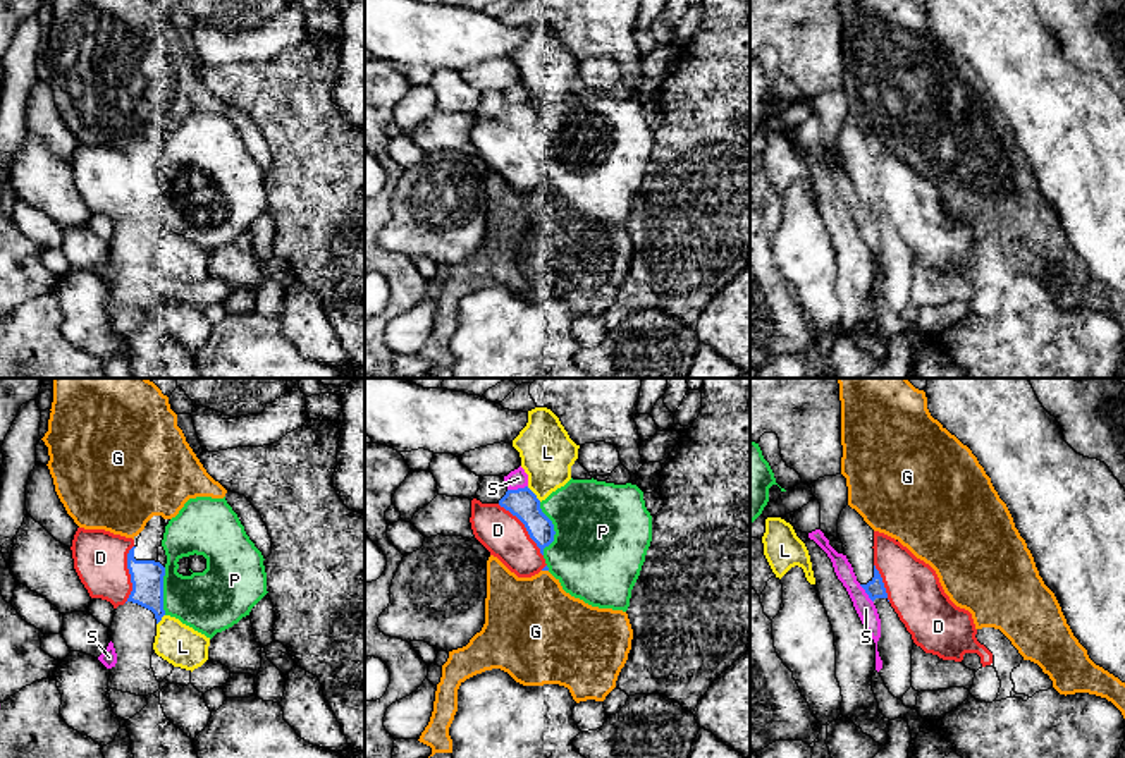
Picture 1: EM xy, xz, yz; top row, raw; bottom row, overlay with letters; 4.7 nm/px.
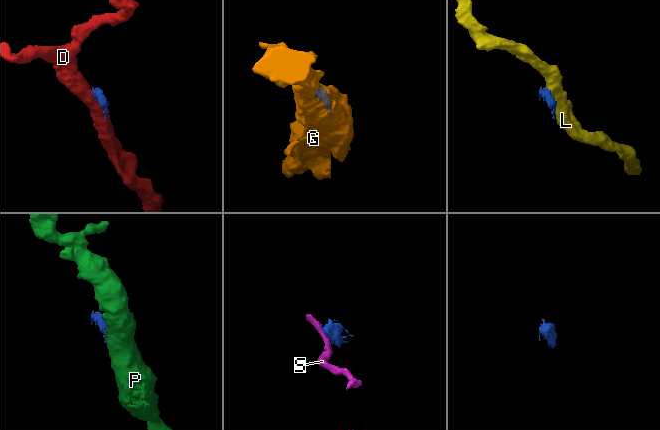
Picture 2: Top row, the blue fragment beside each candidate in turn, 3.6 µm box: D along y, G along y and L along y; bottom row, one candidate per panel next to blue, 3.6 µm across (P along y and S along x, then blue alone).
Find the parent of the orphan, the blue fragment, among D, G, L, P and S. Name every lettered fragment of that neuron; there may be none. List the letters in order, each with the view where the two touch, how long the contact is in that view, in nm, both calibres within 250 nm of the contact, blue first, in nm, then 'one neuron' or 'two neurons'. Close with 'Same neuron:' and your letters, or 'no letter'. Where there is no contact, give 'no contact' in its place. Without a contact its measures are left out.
D: contact in xy; length 280 nm; calibres 160 and 260 nm; one neuron
G: contact in xz; length 30 nm; calibres 20 and 420 nm; two neurons
L: contact in xz; length 100 nm; calibres 140 and 260 nm; two neurons
P: contact in xz; length 240 nm; calibres 140 and 440 nm; two neurons
S: contact in xz; length 100 nm; calibres 140 and 90 nm; two neurons
Same neuron: D

